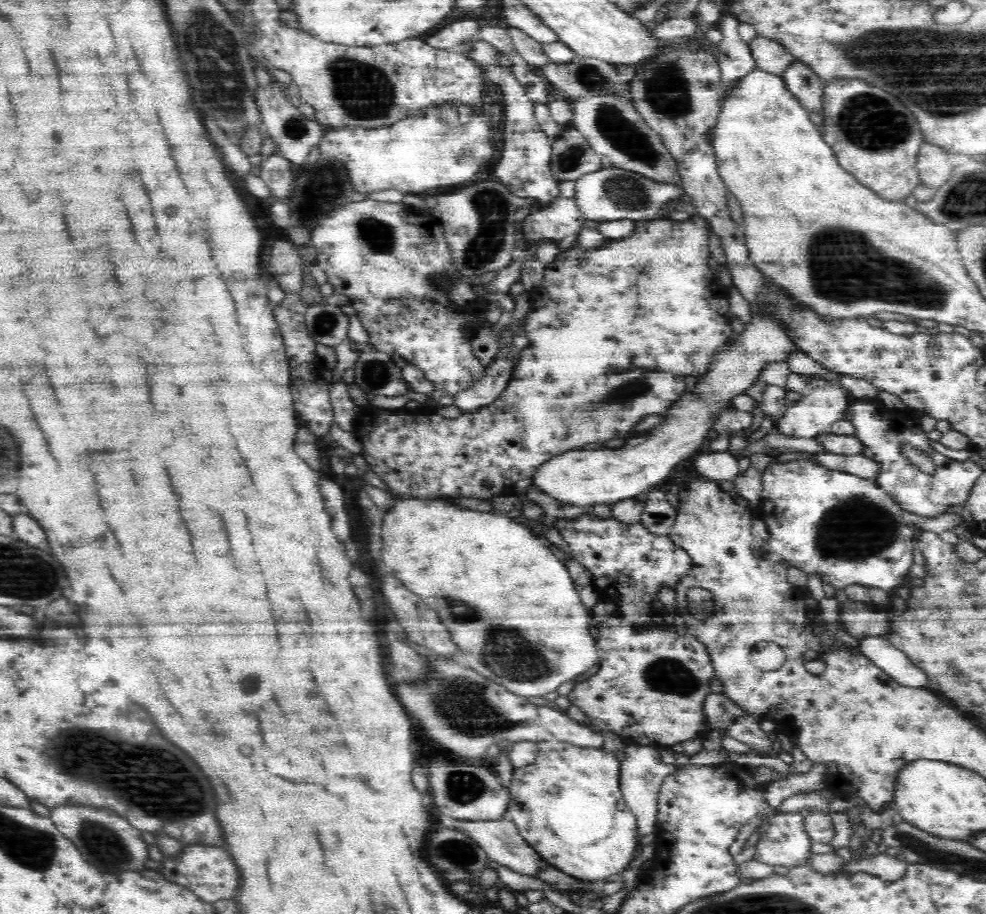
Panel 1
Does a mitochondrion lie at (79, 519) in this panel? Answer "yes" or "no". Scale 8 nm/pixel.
no

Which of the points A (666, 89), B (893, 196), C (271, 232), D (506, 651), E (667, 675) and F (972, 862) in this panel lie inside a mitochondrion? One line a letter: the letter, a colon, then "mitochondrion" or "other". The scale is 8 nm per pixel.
A: mitochondrion
B: other
C: other
D: mitochondrion
E: mitochondrion
F: mitochondrion

